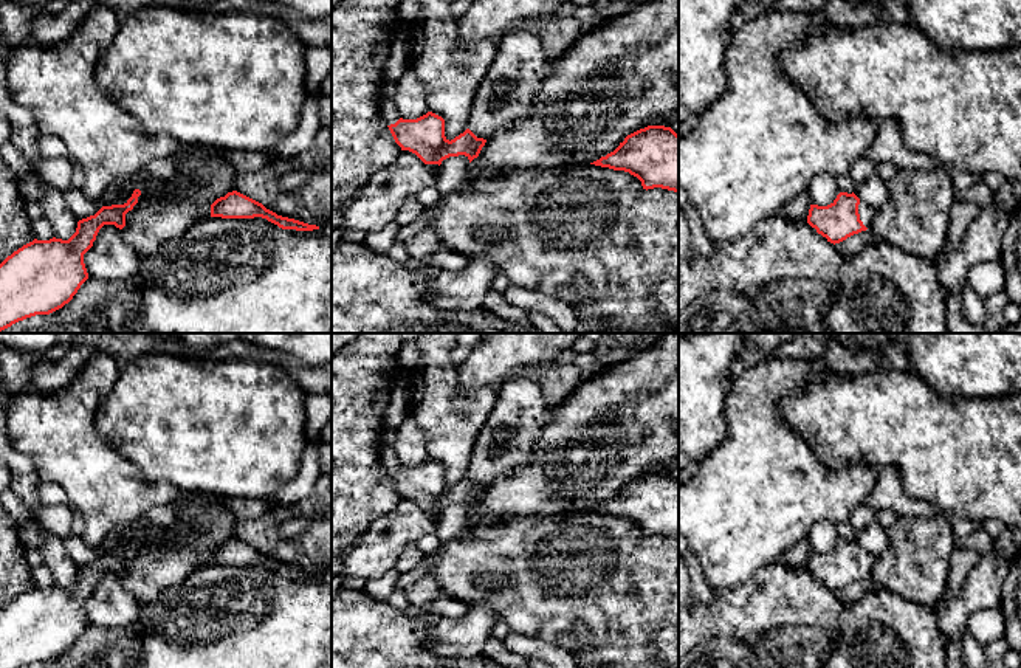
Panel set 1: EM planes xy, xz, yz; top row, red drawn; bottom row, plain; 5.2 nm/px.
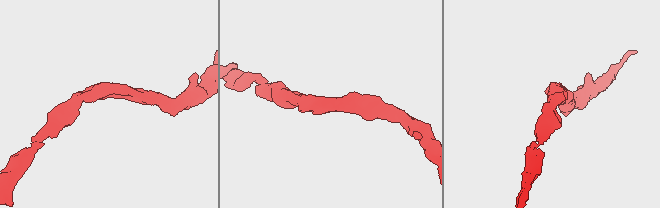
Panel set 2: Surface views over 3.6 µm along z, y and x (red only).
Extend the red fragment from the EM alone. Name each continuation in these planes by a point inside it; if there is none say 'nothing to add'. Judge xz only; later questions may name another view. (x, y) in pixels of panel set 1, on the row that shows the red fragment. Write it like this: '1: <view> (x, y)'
nothing to add

